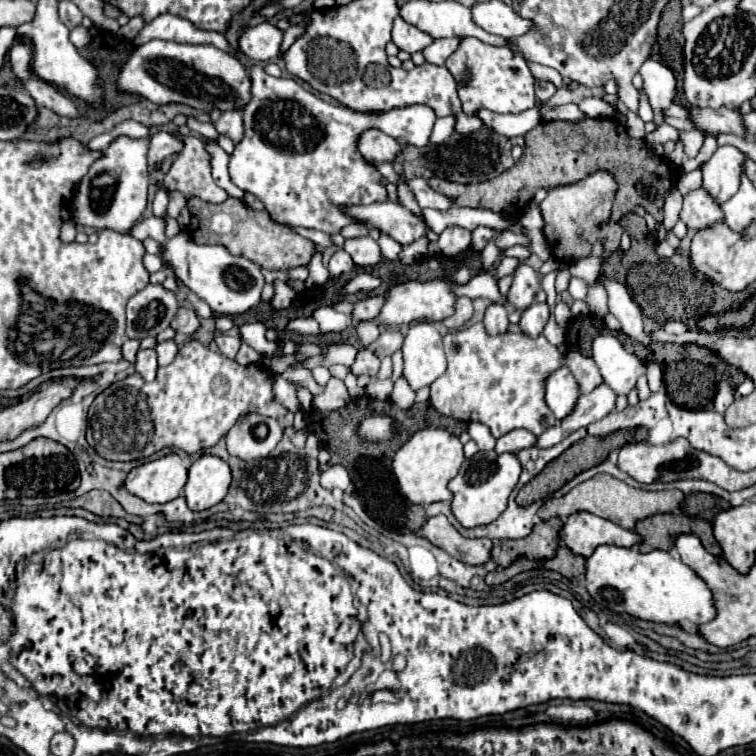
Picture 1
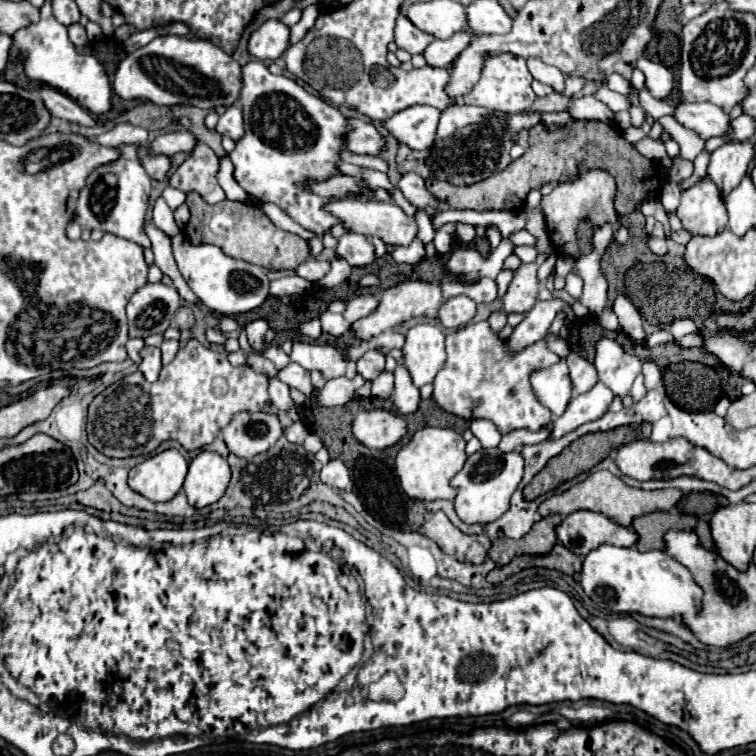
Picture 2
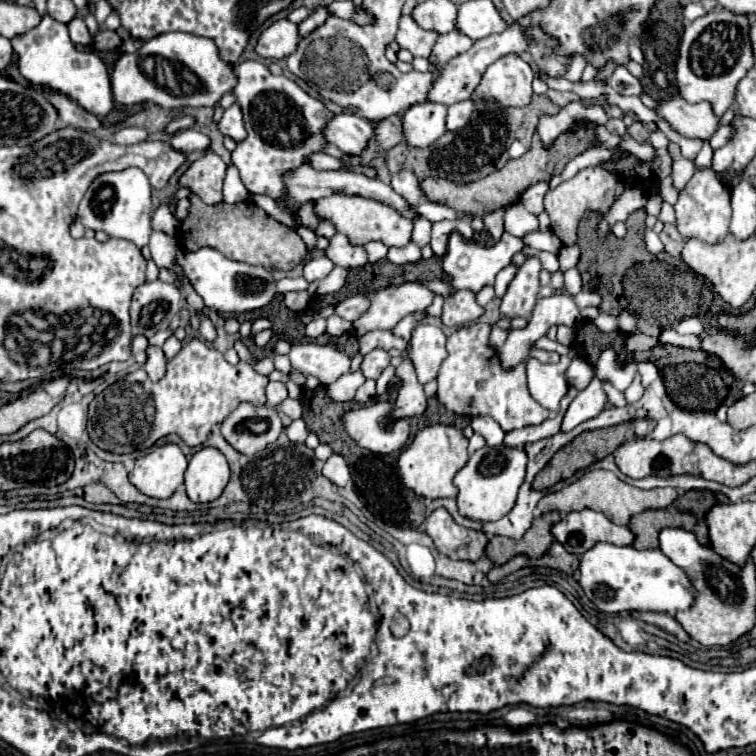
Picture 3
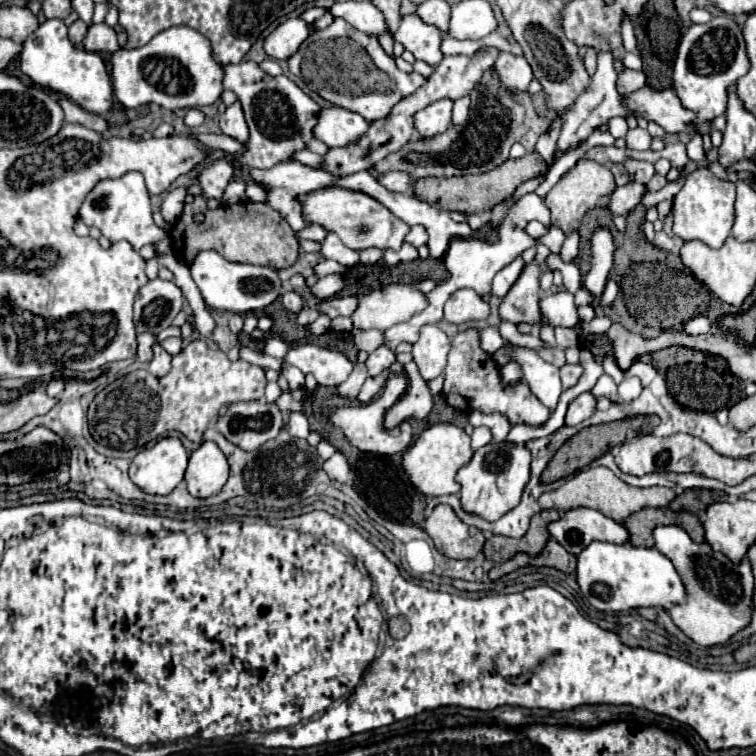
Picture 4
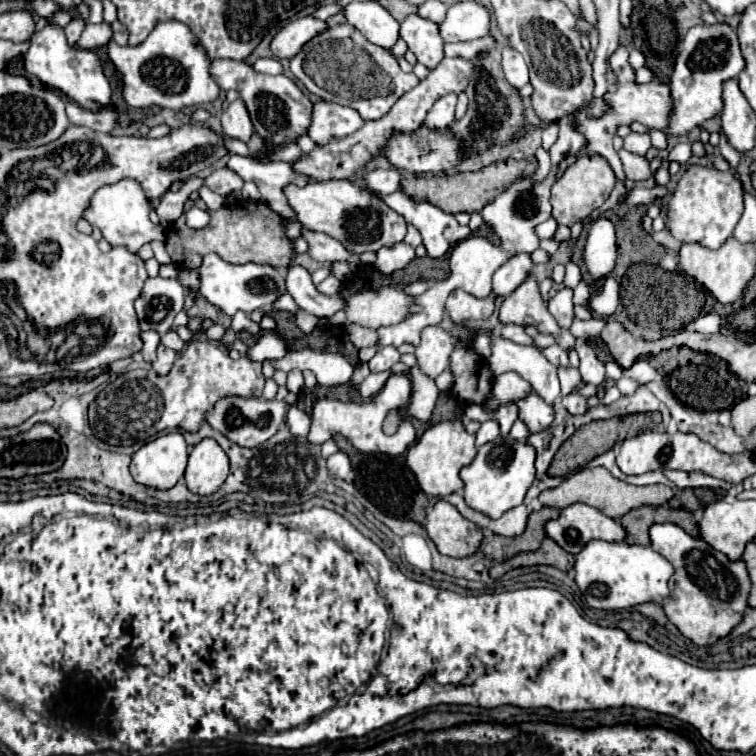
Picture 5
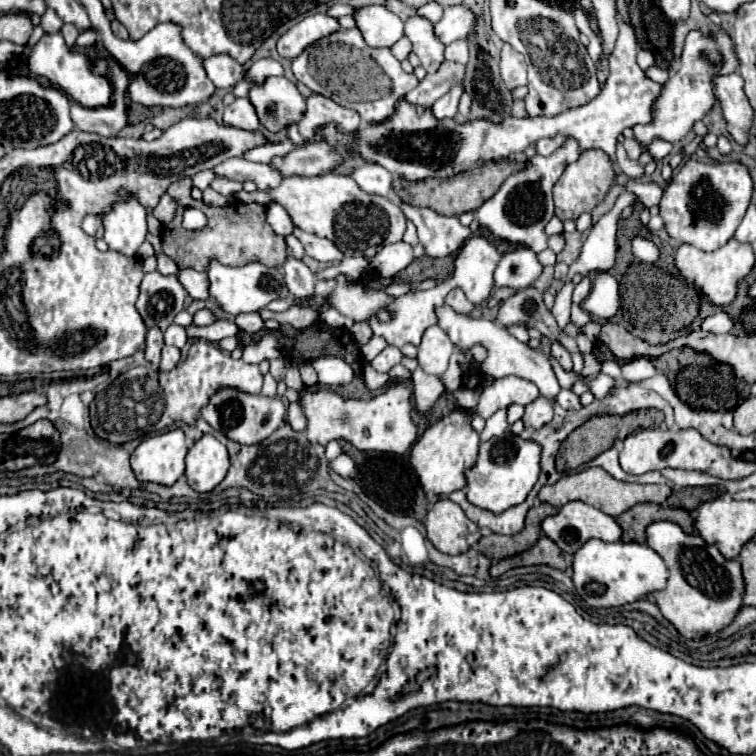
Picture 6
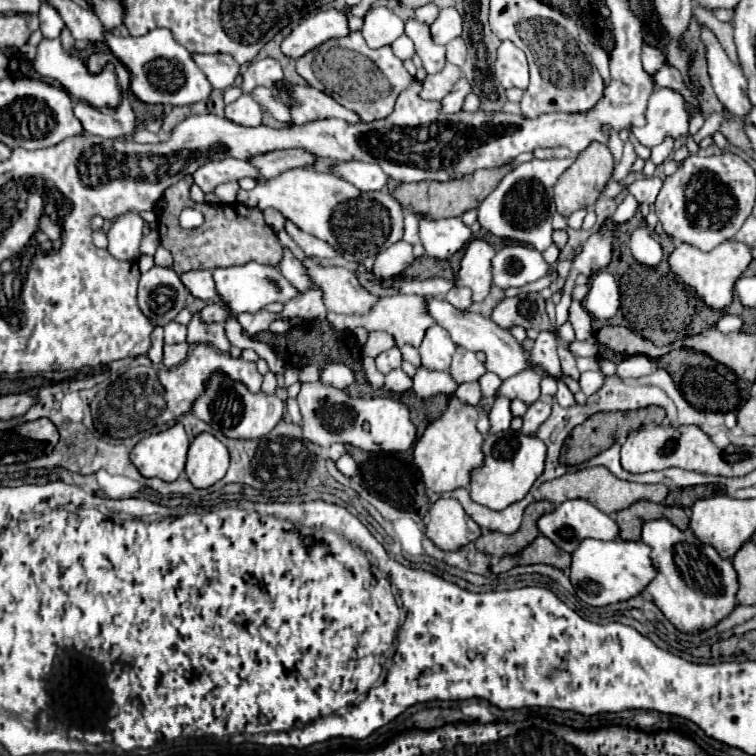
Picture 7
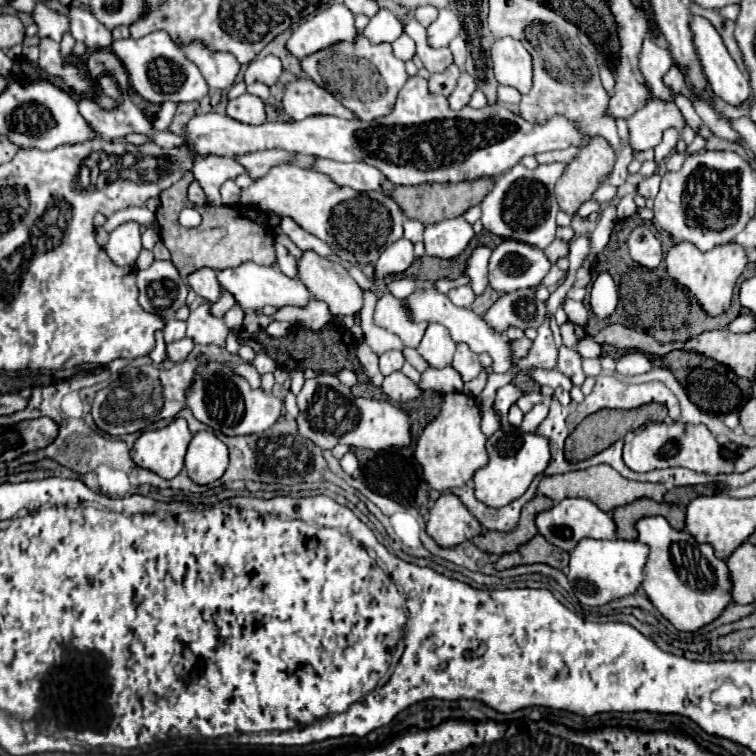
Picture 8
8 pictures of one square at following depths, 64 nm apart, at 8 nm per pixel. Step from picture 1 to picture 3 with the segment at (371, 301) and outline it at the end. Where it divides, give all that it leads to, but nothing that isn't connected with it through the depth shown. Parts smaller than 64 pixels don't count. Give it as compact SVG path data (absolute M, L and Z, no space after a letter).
M350 296L350 298L344 298L342 302L336 304L334 314L342 316L344 320L354 322L366 308L368 308L368 298L366 296Z

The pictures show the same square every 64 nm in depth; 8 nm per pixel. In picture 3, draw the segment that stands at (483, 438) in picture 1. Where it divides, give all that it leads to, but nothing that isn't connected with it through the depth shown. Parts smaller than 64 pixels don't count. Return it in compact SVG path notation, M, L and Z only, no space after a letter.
M476 416L476 418L472 418L470 426L474 428L474 432L478 432L486 438L488 446L500 446L506 436L506 432L500 428L500 424L490 416Z

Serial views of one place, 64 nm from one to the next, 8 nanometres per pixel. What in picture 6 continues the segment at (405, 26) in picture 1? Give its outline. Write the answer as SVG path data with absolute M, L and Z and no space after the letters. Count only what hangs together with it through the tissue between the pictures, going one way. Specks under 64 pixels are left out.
M410 16L406 22L406 36L412 40L414 54L420 58L428 74L436 72L444 62L444 44L436 40L434 26L420 16Z

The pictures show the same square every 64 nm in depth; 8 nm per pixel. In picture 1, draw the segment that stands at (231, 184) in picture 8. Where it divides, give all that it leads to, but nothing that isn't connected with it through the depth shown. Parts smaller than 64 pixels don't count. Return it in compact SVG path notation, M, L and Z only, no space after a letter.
M182 136L184 150L174 160L170 172L164 178L164 186L168 190L178 190L186 198L198 196L204 202L224 202L228 198L226 190L216 186L210 172L210 156L206 156L206 148L202 140L194 136Z

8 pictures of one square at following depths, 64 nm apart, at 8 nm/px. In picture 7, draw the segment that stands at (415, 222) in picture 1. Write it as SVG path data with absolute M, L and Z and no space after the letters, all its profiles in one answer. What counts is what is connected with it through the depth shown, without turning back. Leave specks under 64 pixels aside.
M290 168L262 184L256 184L252 190L240 190L238 202L260 210L276 208L300 230L328 242L350 262L364 262L368 256L376 258L378 252L402 240L404 234L404 210L386 190L360 192L352 184L328 172Z

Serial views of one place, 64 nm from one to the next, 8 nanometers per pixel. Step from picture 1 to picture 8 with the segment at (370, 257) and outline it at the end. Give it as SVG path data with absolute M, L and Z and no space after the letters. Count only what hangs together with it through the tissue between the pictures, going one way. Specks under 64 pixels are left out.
M282 216L282 218L280 218L280 228L282 228L282 232L284 232L300 250L314 250L316 254L320 254L320 256L324 256L324 258L332 256L332 250L328 248L326 242L322 242L322 240L316 238L314 234L306 232L304 228L300 228L300 226L298 226L294 220L290 220L288 216Z

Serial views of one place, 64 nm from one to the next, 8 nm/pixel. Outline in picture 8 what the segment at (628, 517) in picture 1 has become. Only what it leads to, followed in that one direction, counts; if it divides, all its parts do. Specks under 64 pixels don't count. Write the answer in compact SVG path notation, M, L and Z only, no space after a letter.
M598 464L586 470L576 470L576 472L566 472L566 474L558 474L558 476L544 476L538 484L538 494L544 494L548 498L552 498L554 502L560 502L564 498L588 498L592 500L600 510L604 512L612 512L618 506L626 506L638 498L652 498L656 502L662 502L662 496L666 494L664 484L650 484L650 482L634 482L634 480L626 480L624 476L620 476L618 472L614 472L614 468L610 468L608 464Z

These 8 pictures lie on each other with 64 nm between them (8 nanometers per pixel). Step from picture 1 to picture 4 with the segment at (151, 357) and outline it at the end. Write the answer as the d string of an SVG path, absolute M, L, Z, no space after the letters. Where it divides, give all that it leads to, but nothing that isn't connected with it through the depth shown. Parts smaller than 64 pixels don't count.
M154 344L154 360L150 362L148 370L150 370L154 376L162 378L162 376L168 374L168 370L170 370L170 362L172 362L172 356L170 356L160 344Z

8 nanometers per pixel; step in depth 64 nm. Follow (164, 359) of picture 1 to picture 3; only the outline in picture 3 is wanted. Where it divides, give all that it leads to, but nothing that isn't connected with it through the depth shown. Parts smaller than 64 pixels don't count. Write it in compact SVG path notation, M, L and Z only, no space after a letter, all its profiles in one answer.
M170 336L170 338L164 342L164 346L162 346L162 350L164 350L164 354L166 354L168 360L172 360L172 358L178 354L180 348L182 348L182 342L180 342L176 336Z

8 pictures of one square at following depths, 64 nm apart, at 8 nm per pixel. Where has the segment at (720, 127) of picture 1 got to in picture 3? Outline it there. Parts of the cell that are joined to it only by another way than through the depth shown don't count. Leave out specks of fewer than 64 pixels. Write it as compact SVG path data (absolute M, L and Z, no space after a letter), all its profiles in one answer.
M678 94L666 100L658 100L654 112L670 124L672 130L688 138L708 140L718 128L718 116L712 112L710 104L688 104Z

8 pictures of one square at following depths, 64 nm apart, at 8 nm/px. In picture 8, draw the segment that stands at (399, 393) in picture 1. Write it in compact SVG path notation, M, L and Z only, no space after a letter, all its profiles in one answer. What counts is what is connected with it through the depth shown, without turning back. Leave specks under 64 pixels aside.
M428 368L422 374L422 380L418 384L422 390L434 390L440 394L448 394L448 392L460 392L464 388L464 382L460 378L460 374L452 368Z

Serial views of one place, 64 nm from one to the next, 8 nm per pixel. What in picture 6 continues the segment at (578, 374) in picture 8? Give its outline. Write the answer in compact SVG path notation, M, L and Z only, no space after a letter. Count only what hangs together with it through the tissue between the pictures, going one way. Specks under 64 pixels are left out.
M558 342L552 344L552 356L562 364L564 370L572 370L572 358L570 358L570 352L568 352L562 344L558 344Z

